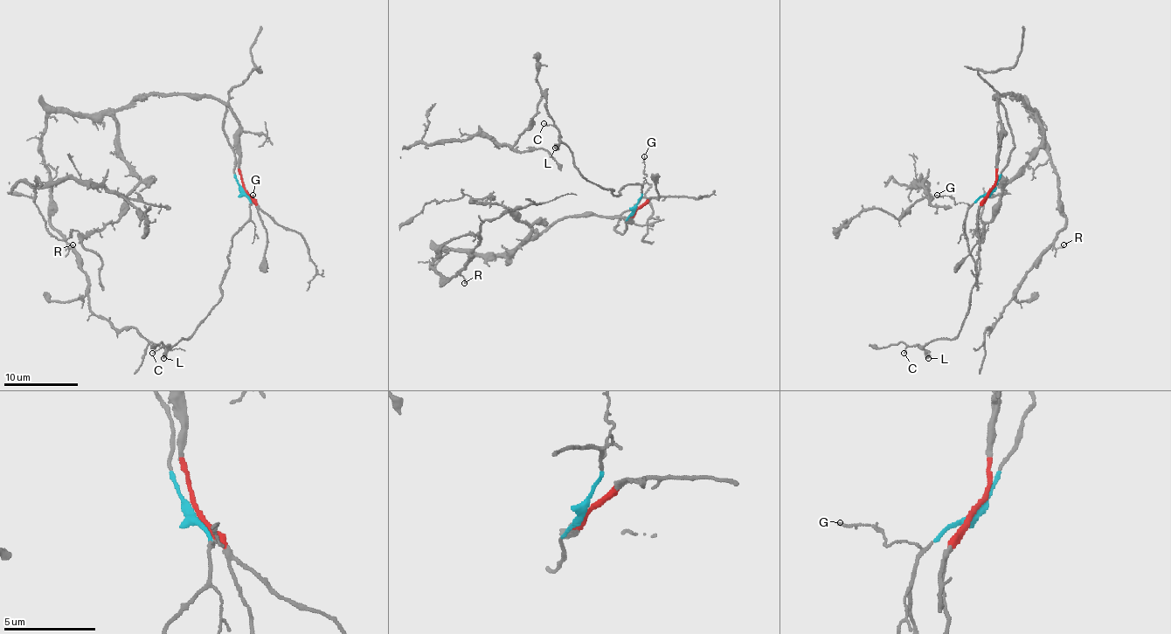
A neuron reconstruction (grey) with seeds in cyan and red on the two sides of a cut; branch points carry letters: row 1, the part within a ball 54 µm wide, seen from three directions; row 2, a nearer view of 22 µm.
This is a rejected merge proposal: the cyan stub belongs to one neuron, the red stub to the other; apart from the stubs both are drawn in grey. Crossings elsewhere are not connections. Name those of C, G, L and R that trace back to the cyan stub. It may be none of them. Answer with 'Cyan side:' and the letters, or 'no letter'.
Cyan side: C, G, L

